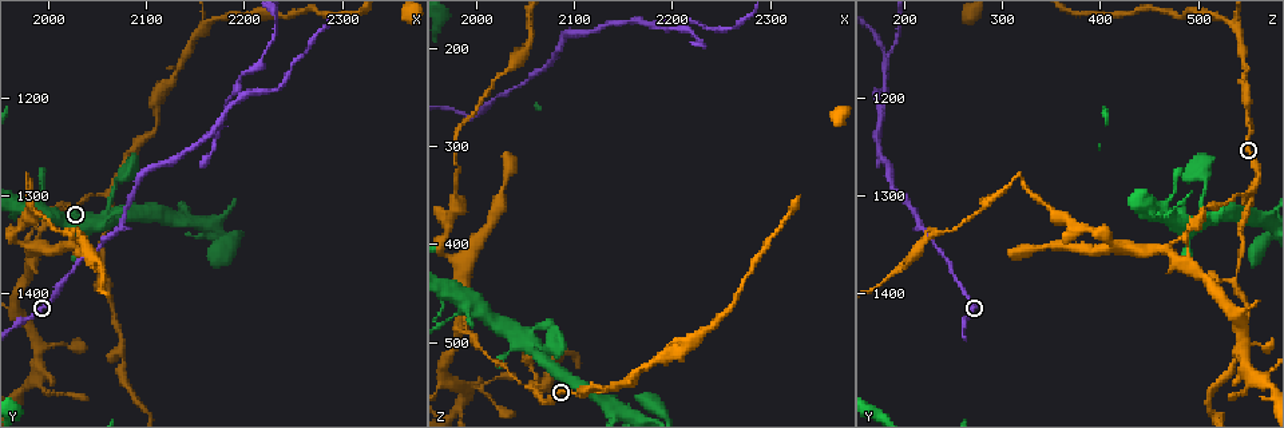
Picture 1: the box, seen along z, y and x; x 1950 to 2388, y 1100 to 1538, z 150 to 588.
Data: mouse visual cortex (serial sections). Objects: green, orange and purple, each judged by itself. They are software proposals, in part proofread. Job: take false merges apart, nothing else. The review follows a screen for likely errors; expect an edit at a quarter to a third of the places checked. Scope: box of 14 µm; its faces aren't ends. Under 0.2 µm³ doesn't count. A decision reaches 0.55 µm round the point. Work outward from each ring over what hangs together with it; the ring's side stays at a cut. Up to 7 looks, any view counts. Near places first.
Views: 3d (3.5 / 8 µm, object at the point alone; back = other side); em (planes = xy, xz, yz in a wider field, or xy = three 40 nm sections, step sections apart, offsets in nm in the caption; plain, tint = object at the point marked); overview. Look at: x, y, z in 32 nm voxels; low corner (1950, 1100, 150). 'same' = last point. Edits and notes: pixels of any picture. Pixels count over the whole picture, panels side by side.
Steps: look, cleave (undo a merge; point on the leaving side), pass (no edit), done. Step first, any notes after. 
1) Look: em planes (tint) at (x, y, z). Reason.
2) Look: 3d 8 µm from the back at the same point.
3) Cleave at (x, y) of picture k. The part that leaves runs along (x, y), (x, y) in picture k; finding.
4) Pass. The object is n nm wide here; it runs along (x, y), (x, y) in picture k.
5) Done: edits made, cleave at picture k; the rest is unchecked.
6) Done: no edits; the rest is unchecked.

Look: 3d 3.5 µm at (2110, 1210, 550). Calibre changes.

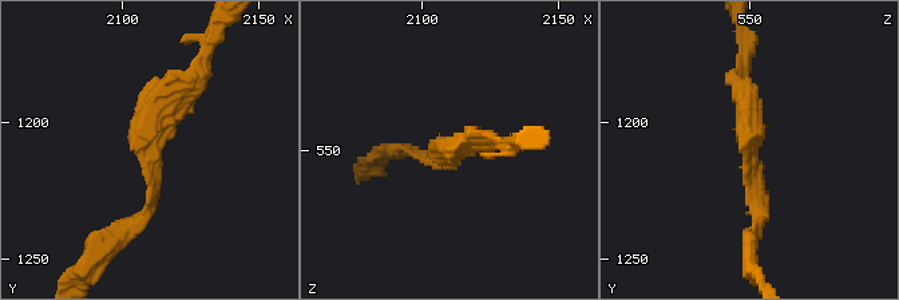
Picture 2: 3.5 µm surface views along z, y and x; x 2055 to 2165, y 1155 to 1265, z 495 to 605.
Look: em xy step 1 (tint) at (2111, 1210, 551). The arms are 150, 200 nm wide.

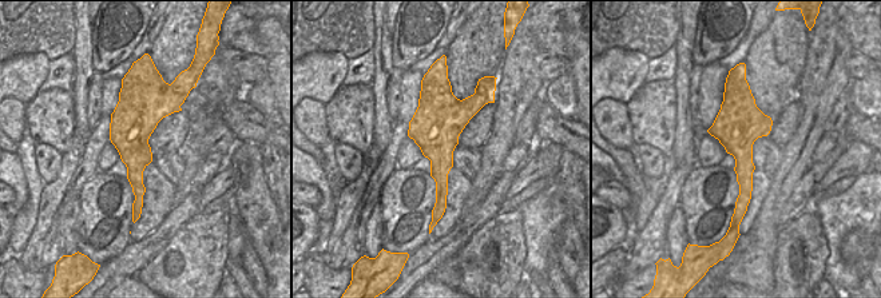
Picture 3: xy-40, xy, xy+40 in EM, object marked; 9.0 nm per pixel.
Pass. It runs along (133, 228), (157, 184), (149, 113), (190, 85) in picture 2; continuous, no second cell.

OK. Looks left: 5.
Look: 3d 3.5 µm at (2065, 1295, 560). Three arms meet.

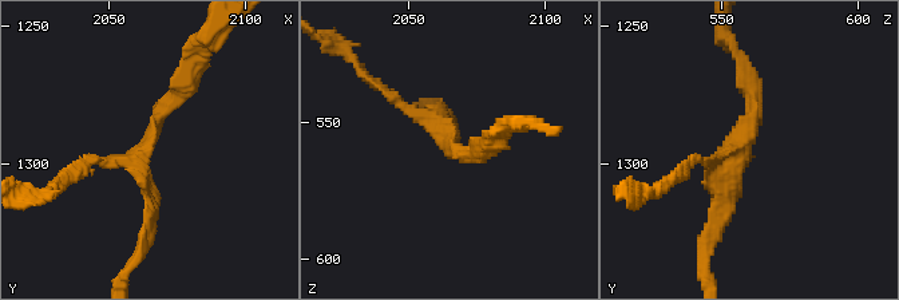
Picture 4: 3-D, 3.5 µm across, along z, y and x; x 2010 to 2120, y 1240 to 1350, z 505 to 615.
Look: em xy step 2 (tint) at (2063, 1295, 556). 3 arms meet here; the arms are 100, 200, 250 nm wide.

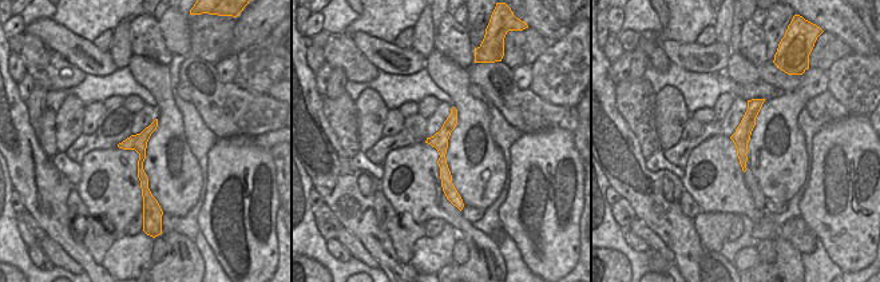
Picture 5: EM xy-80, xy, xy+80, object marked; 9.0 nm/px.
Pass. It runs along (454, 112), (442, 163), (455, 199) in picture 5; continuous, no second cell.

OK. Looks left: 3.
Look: 3d 3.5 µm at (2050, 1330, 500). Side arm on a straight run.

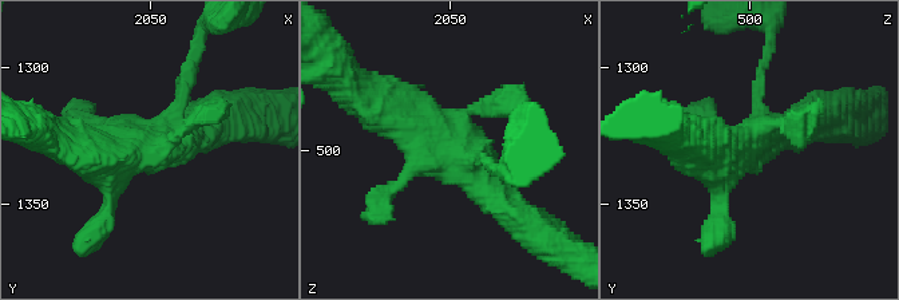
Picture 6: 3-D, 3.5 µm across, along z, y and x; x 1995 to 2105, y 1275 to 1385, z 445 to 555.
Look: em xy step 3 (tint) at (2053, 1326, 503).

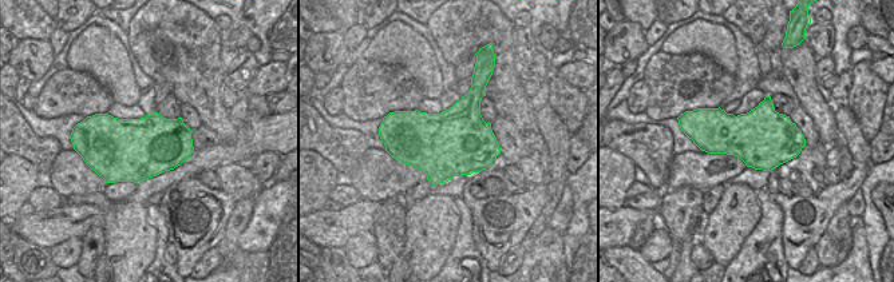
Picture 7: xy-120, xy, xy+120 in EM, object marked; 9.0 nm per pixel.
Pass. It runs along (379, 200), (428, 158), (460, 158), (518, 216) in picture 6; one cell here.

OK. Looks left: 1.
Done: no edits; the rest is unchecked.

